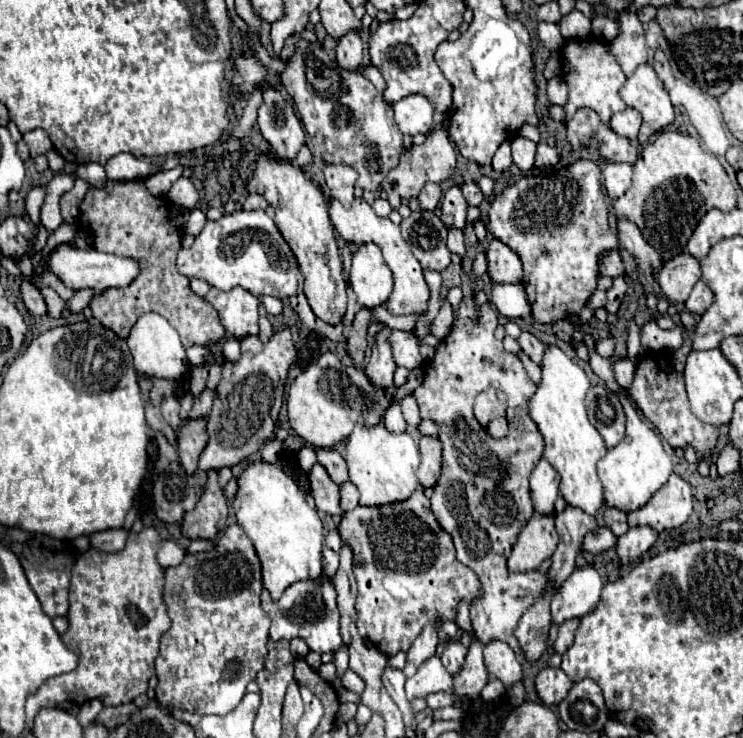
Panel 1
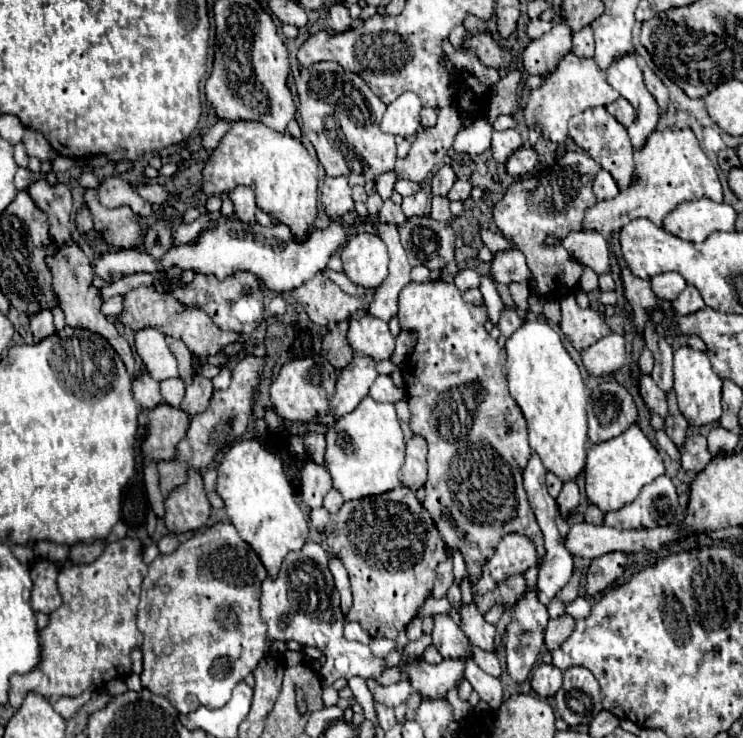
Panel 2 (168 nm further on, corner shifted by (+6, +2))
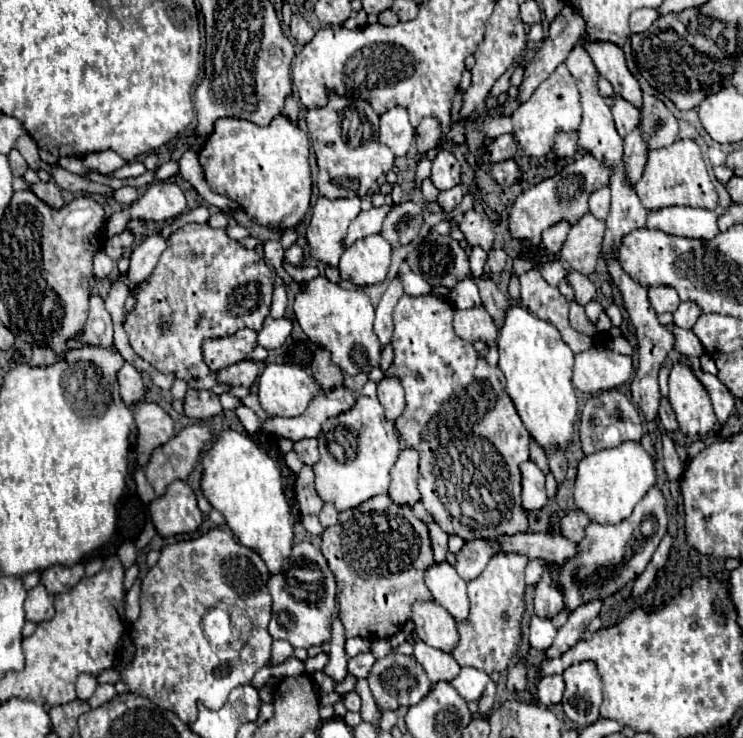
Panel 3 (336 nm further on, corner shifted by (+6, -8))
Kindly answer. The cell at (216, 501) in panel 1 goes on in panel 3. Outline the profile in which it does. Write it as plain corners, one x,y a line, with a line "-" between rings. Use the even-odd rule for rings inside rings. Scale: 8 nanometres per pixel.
174,480
166,494
150,504
150,514
162,538
196,532
202,524
196,494
184,480

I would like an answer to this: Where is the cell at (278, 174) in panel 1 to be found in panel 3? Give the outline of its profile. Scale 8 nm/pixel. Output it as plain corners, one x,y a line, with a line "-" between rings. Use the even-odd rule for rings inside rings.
286,116
274,118
266,128
240,118
220,118
198,156
210,190
234,198
258,224
290,230
304,220
312,196
310,140

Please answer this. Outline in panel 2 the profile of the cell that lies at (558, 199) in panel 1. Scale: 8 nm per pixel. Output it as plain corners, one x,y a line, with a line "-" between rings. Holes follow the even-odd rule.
566,152
552,168
532,176
516,180
494,206
494,222
498,230
508,236
520,252
524,252
532,270
530,290
542,300
558,300
576,290
576,282
582,276
582,264
574,260
564,248
546,248
546,238
564,238
582,228
582,214
594,206
596,198
592,182
600,166
586,152

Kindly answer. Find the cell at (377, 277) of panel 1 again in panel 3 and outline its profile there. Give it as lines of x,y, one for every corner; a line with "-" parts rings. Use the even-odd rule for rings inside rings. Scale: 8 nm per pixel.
380,234
356,240
340,258
340,278
362,288
380,284
390,266
390,252
392,246

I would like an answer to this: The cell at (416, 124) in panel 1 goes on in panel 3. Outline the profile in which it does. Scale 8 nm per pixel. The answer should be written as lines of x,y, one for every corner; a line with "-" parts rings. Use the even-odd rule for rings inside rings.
392,108
380,116
380,142
392,148
398,158
406,156
412,140
414,128
408,120
406,108

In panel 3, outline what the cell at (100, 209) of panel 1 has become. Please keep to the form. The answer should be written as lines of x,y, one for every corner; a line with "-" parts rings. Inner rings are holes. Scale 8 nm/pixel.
246,328
246,330
238,330
232,336
204,340
202,354
210,370
220,370
240,360
246,360
246,356
252,352
254,346
256,346
256,332

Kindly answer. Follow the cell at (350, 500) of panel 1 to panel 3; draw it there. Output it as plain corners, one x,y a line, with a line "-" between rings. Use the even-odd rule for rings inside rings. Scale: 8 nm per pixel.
324,504
324,508
322,508
322,512
318,514
318,518
320,518
320,522
322,522
324,528
334,526
334,524
338,522
338,510
334,508
334,504

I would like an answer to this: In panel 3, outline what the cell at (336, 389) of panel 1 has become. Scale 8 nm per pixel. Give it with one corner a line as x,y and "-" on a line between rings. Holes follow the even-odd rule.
268,364
258,380
258,398
270,416
300,416
318,390
314,376
294,364

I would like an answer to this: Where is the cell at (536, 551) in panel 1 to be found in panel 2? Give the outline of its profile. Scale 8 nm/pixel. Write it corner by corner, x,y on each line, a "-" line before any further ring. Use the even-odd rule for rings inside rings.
506,534
496,546
494,556
484,564
482,576
474,584
478,596
494,590
508,576
524,574
530,566
538,562
534,542
522,534

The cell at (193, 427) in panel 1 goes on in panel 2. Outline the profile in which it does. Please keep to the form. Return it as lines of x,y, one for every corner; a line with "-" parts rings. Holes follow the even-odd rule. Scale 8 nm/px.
158,404
148,410
148,434
142,444
142,454
148,460
174,460
176,444
186,436
190,416
170,404

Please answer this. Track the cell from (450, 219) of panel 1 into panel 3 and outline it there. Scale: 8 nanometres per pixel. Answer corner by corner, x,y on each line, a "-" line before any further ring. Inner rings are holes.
440,150
432,162
432,184
442,192
450,190
456,184
460,184
460,164
456,162
452,152

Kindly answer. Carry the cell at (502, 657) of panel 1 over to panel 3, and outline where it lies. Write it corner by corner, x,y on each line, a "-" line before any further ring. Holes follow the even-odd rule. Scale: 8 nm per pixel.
448,562
434,564
430,570
426,570
426,586
430,588
434,600
438,600
438,604
442,604
454,616
454,620
466,620
470,612
466,582

